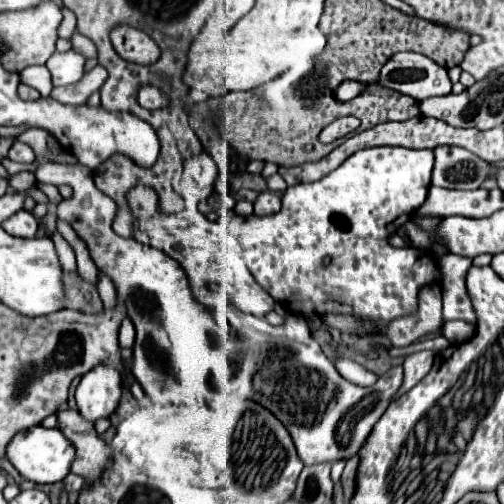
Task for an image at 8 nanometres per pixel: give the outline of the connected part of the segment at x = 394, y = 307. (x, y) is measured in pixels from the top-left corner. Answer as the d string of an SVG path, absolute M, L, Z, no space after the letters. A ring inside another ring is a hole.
M370 147L370 149L362 149L358 153L354 153L352 157L348 157L338 169L334 169L332 173L328 173L326 177L322 177L320 181L314 183L302 183L302 185L294 185L288 187L282 195L282 211L278 211L276 215L268 215L268 217L256 217L250 215L246 217L236 217L232 219L234 229L236 229L236 237L242 245L242 255L246 259L246 265L250 269L250 273L254 275L254 279L276 299L282 301L282 305L292 313L292 315L300 315L300 317L324 317L324 315L352 315L360 321L370 321L374 323L374 327L370 329L372 333L382 333L386 329L386 325L398 317L410 315L416 311L416 303L418 303L418 291L424 285L430 283L438 283L440 281L440 273L438 267L432 259L430 253L422 253L416 247L406 247L406 249L396 249L388 243L388 237L394 235L406 221L410 221L410 215L414 215L414 211L424 203L428 187L430 187L430 175L432 175L432 159L434 159L434 151L430 149L406 149L406 147ZM324 257L330 257L332 263L324 265Z

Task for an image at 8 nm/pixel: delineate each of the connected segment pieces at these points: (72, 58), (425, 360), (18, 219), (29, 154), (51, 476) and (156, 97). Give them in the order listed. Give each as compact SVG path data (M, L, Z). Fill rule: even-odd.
M66 51L66 53L54 53L48 61L46 67L52 75L52 85L60 87L60 85L72 85L78 83L84 75L84 55L76 53L76 51Z
M430 351L428 353L412 353L412 355L406 357L406 361L404 361L404 385L400 387L400 391L398 391L396 397L400 397L400 393L406 393L420 379L426 377L426 373L430 371L435 357L436 354L430 353Z
M22 209L20 213L14 213L12 217L8 217L8 221L2 223L2 229L14 237L36 237L38 221L32 213Z
M14 141L14 145L10 147L10 153L8 153L8 159L12 161L18 161L18 163L32 163L34 161L34 151L30 145L22 143L22 141Z
M42 425L16 433L6 449L6 459L18 469L18 473L32 483L58 483L70 473L74 447L60 433L60 429L46 429Z
M142 87L140 93L138 93L138 103L144 109L160 109L160 107L164 107L168 103L168 99L156 87Z

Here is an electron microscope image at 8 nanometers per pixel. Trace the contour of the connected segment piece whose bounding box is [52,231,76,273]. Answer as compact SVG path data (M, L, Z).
M58 231L52 235L52 241L56 245L56 255L60 255L60 267L64 269L64 273L72 273L72 269L76 269L76 257L72 247L62 239Z

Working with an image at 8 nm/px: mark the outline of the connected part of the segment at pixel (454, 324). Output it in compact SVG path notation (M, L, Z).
M448 321L442 327L442 335L450 341L450 343L458 344L462 341L468 341L468 337L472 337L476 331L476 327L468 321Z

